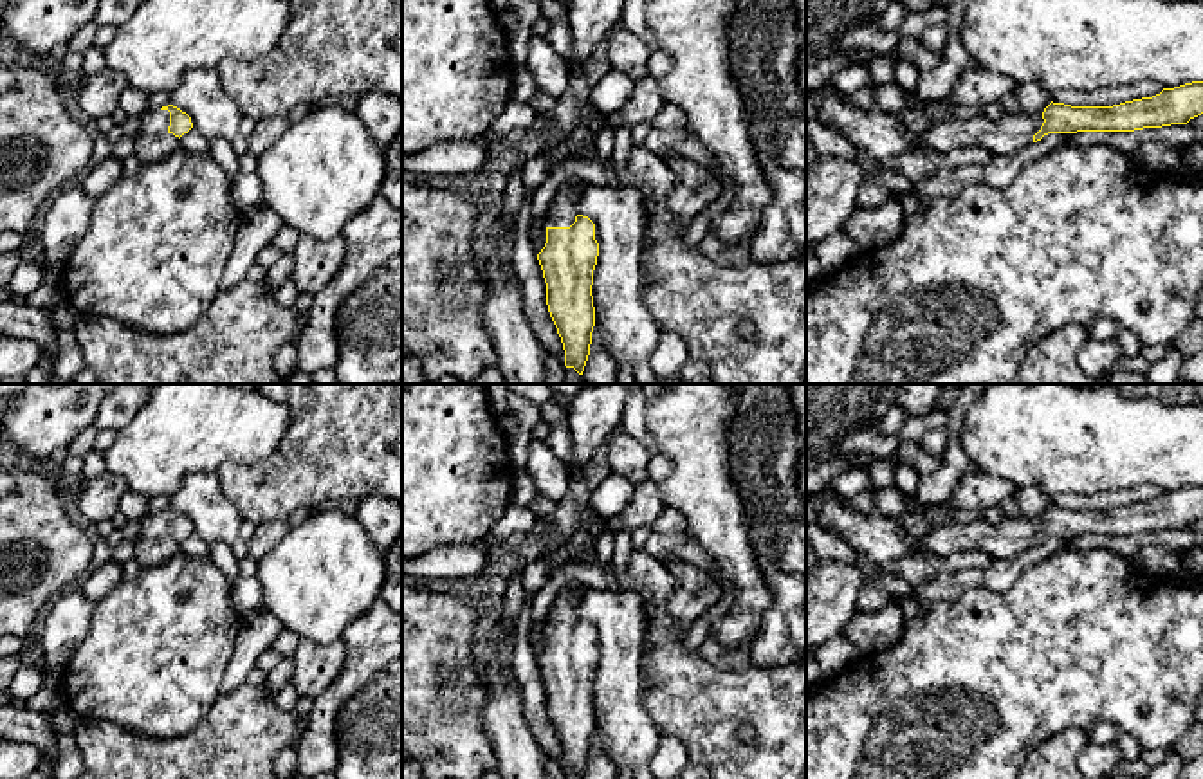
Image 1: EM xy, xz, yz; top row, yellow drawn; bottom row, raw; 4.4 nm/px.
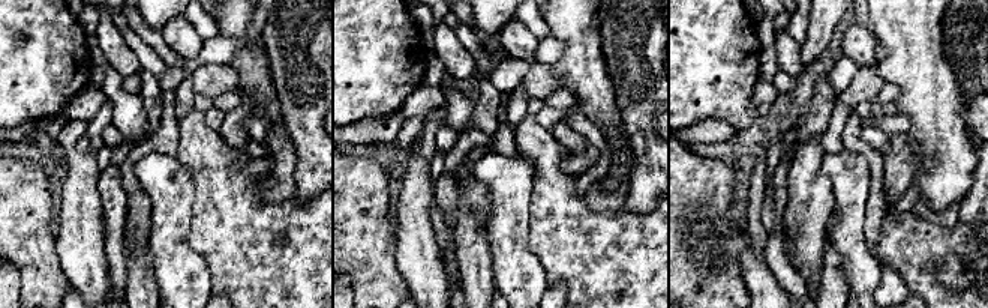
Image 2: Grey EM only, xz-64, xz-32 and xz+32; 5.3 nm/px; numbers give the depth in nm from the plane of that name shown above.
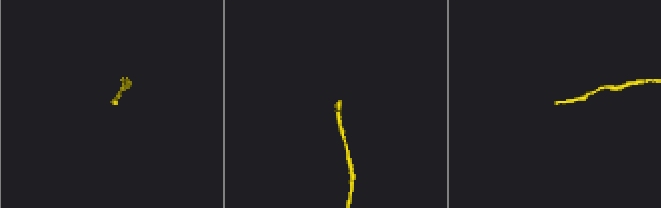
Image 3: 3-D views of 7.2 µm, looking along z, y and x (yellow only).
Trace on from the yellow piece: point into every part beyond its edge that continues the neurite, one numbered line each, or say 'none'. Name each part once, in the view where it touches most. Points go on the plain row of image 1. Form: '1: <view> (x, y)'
1: xz (563, 614)

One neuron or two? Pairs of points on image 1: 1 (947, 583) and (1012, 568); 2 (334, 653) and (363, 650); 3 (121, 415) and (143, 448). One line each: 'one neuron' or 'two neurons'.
1: one neuron
2: two neurons
3: two neurons

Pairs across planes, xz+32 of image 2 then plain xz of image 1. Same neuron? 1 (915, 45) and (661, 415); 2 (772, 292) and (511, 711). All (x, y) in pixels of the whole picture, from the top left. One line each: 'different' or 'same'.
1: same
2: same

